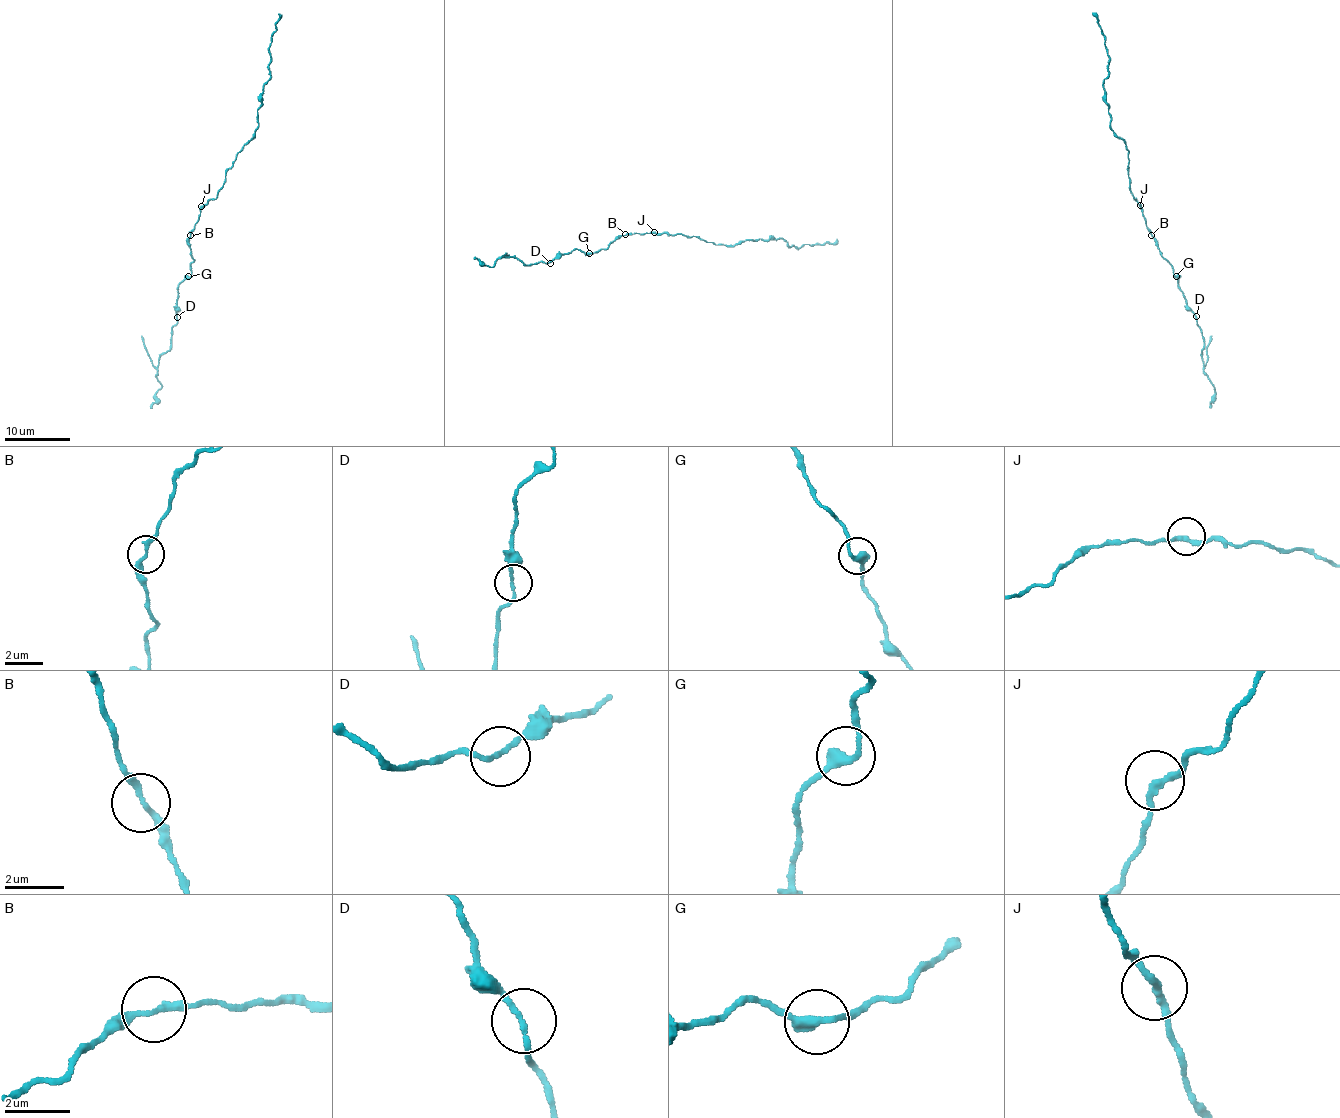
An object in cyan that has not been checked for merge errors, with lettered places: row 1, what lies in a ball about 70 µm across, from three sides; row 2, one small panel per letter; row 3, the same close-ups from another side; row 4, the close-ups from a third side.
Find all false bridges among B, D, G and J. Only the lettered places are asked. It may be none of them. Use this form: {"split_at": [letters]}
{"split_at": []}

